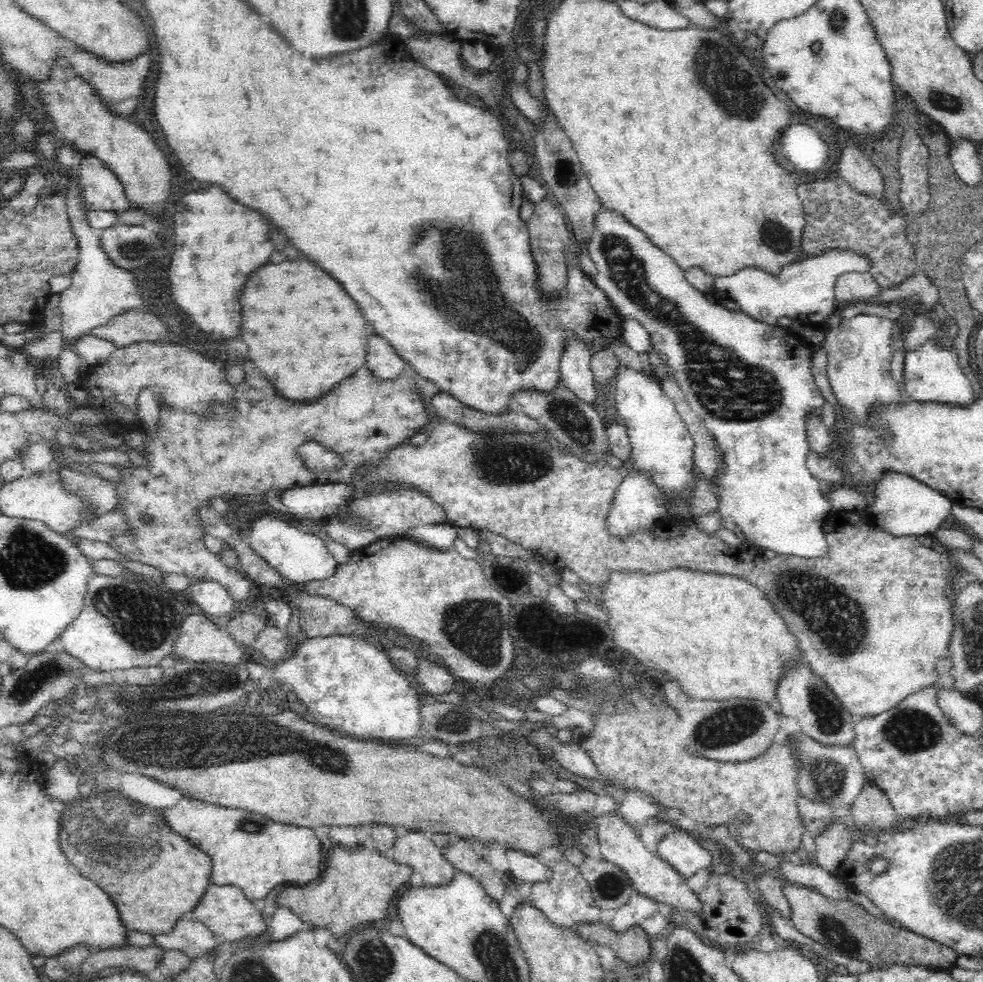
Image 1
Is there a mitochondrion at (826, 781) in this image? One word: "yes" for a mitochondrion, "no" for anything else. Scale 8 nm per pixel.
yes

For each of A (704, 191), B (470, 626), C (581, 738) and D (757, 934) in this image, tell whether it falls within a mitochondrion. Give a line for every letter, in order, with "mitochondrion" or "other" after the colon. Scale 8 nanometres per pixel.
A: other
B: mitochondrion
C: other
D: other

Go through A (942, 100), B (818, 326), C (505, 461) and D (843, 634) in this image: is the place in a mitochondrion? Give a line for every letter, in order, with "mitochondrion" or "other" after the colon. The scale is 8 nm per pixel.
A: mitochondrion
B: other
C: mitochondrion
D: mitochondrion

